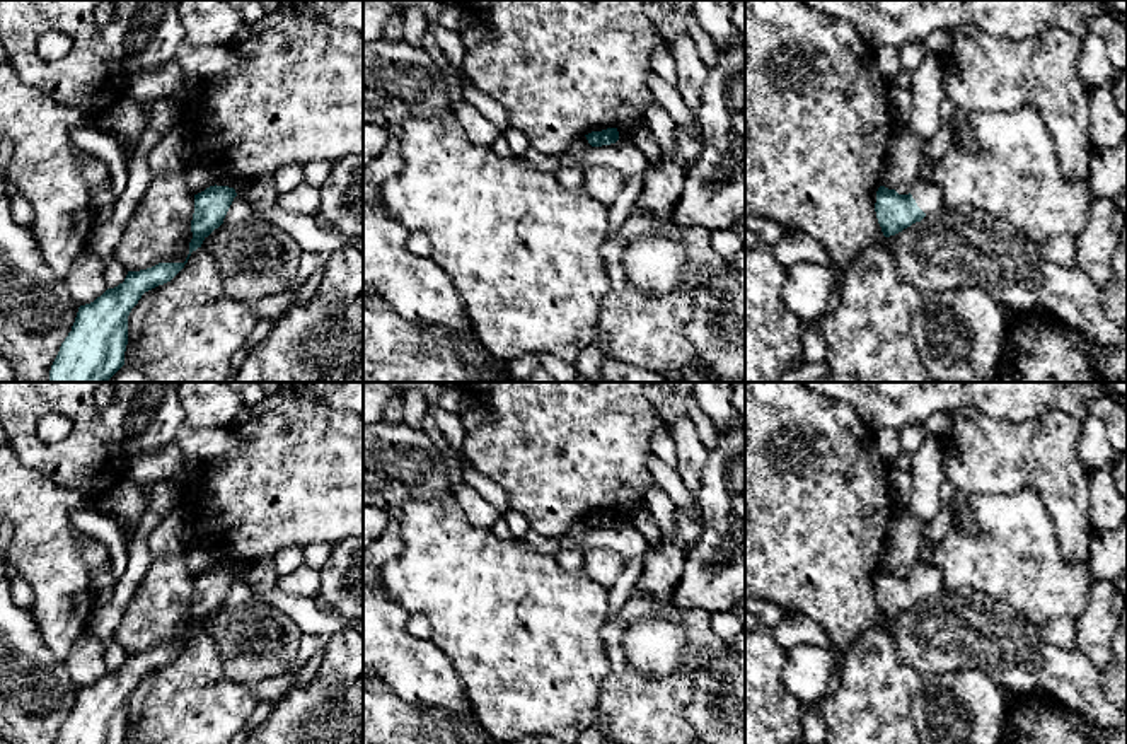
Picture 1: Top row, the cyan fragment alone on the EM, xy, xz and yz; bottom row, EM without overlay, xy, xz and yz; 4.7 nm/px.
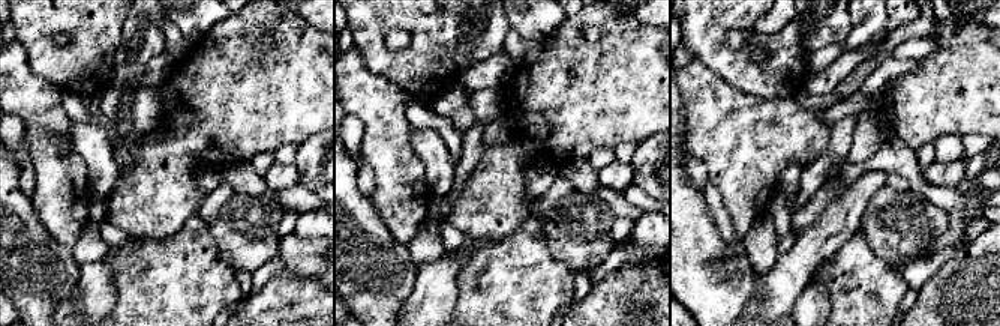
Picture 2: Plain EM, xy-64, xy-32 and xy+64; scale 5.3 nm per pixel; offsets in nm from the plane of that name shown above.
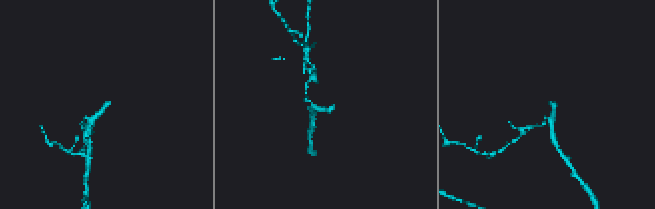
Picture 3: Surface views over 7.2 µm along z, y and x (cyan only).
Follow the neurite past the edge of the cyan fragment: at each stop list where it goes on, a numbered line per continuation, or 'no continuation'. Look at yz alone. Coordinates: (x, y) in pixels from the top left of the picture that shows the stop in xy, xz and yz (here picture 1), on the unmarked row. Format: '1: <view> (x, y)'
1: yz (926, 575)

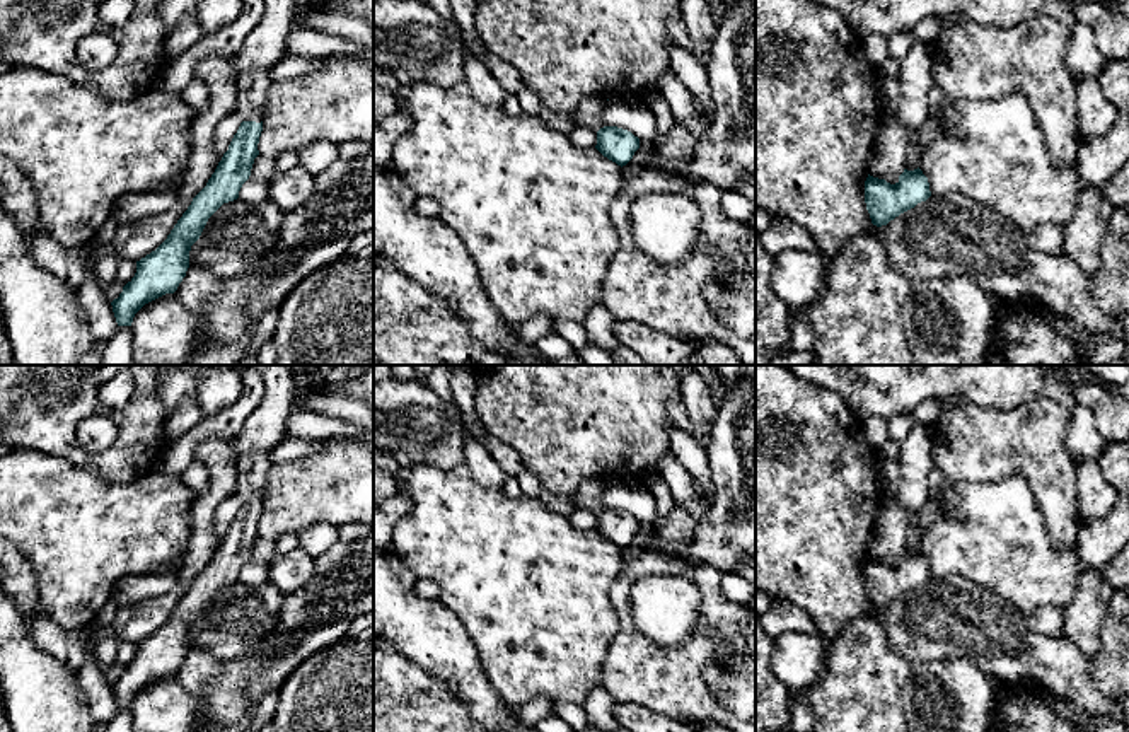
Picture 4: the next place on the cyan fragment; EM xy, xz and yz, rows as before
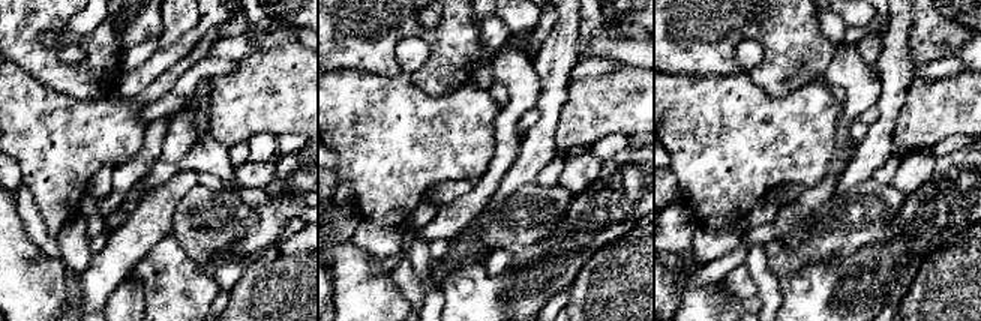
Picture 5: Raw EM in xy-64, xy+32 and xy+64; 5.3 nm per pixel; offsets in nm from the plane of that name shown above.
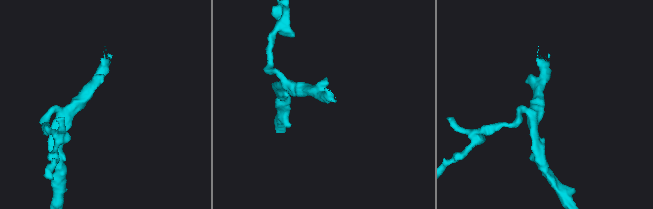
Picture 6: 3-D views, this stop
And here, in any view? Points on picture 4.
1: xy (265, 427)

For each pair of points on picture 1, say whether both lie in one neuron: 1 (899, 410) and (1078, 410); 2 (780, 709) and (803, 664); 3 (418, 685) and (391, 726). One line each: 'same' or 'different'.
1: same
2: different
3: different

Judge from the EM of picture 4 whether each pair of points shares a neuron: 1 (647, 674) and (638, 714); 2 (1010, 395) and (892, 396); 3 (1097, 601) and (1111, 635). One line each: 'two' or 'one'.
1: two
2: one
3: two

